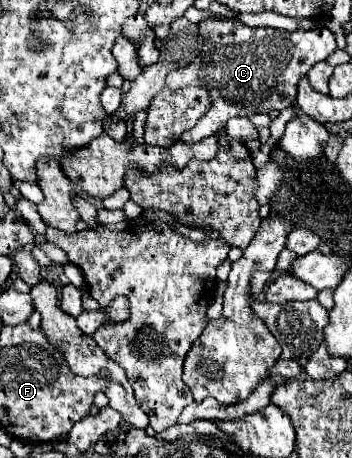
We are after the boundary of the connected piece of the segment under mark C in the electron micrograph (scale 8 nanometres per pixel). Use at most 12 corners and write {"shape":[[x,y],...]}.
{"shape":[[204,21],[204,47],[166,85],[212,109],[180,143],[232,117],[282,111],[336,51],[330,29]]}

